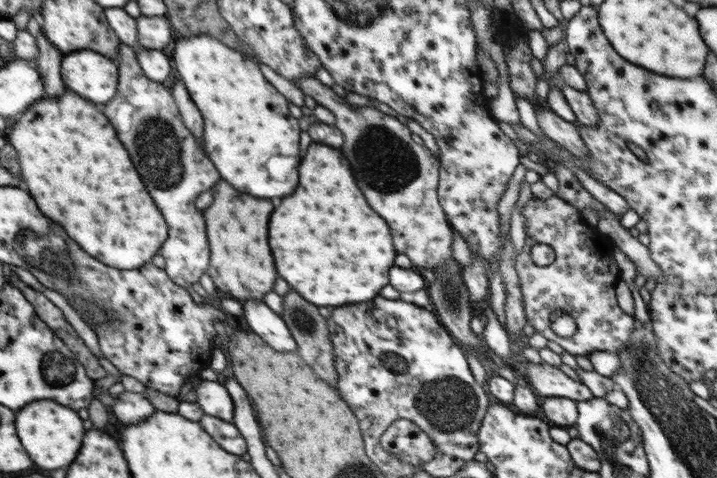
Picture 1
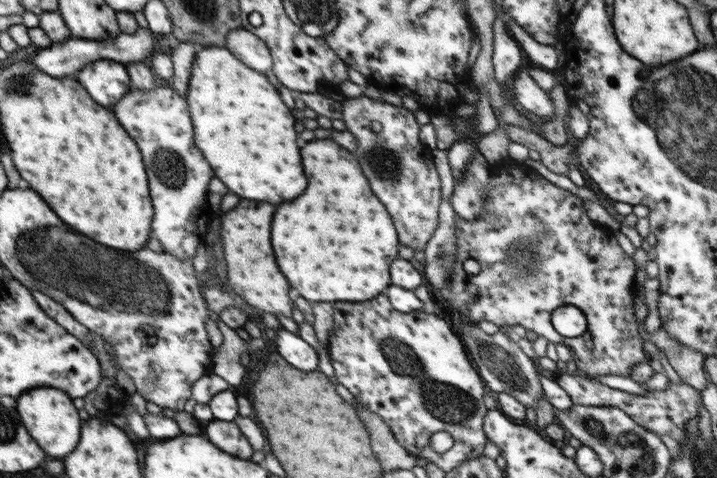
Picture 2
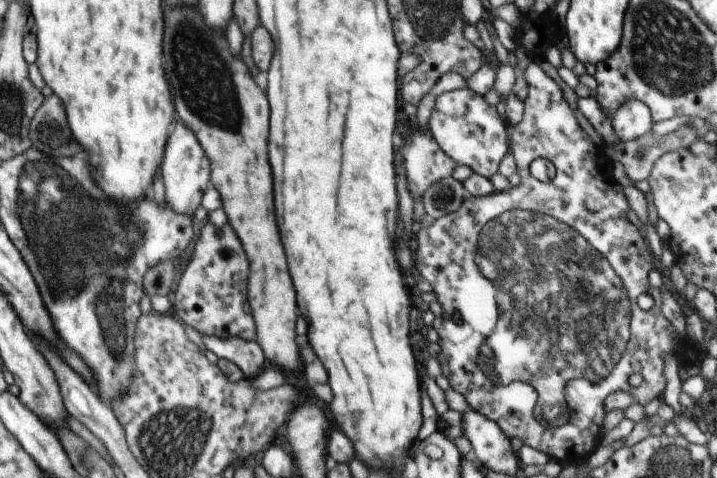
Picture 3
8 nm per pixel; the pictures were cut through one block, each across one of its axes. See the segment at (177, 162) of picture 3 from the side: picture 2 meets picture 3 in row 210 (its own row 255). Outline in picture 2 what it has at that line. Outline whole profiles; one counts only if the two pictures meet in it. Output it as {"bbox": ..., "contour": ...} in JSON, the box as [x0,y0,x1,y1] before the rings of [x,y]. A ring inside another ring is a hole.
{"bbox":[114,81,216,259],"contour":[[[159,81],[148,91],[130,92],[114,112],[118,112],[118,120],[126,124],[126,132],[142,144],[146,164],[150,164],[150,194],[154,196],[154,208],[158,208],[158,212],[154,212],[154,239],[161,242],[164,251],[179,259],[194,258],[216,216],[207,199],[208,182],[210,176],[214,178],[214,172],[194,146],[186,100]]]}

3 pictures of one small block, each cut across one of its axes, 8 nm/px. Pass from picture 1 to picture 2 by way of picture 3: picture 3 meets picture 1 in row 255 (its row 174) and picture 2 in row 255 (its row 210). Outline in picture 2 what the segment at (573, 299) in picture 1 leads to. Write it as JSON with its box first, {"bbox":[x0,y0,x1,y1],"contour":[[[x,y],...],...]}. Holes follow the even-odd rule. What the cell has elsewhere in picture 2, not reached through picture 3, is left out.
{"bbox":[443,158,647,377],"contour":[[[509,158],[508,160],[499,163],[497,165],[489,165],[489,181],[487,182],[487,195],[484,201],[483,213],[474,220],[464,220],[460,215],[455,216],[456,232],[456,250],[455,259],[453,260],[453,267],[451,268],[451,275],[447,284],[447,290],[449,294],[443,294],[445,300],[453,306],[453,308],[466,316],[468,320],[474,323],[482,322],[482,320],[488,320],[492,324],[496,324],[498,327],[512,327],[515,324],[523,326],[527,331],[532,330],[540,336],[544,336],[546,340],[562,343],[571,347],[573,352],[573,360],[576,363],[577,370],[581,370],[590,376],[606,376],[612,374],[614,376],[628,377],[631,375],[635,364],[641,362],[647,362],[647,352],[644,349],[643,333],[640,331],[640,322],[635,315],[635,295],[636,295],[636,280],[635,274],[637,273],[637,266],[634,263],[634,259],[624,252],[624,250],[618,244],[616,236],[613,231],[608,228],[596,225],[586,213],[586,209],[583,206],[584,201],[570,193],[570,191],[560,188],[542,177],[537,171],[525,166],[522,162],[515,161]],[[473,258],[476,262],[479,262],[481,269],[476,275],[470,275],[466,273],[462,267],[462,264]],[[564,305],[572,305],[579,308],[587,318],[587,331],[576,338],[568,339],[562,336],[554,327],[551,321],[551,314],[558,308]]]}

